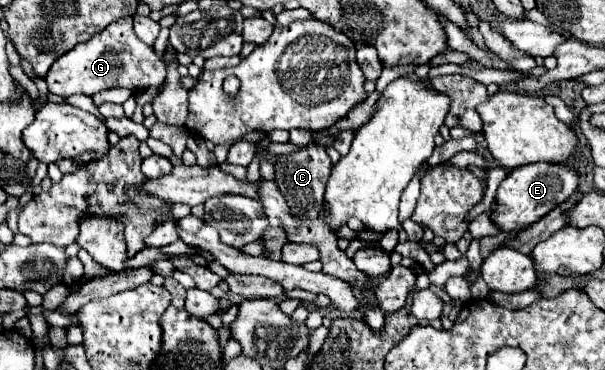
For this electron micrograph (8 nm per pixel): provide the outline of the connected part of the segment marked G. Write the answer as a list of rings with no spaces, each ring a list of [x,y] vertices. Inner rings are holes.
[[[117,20],[109,24],[99,36],[87,40],[87,44],[79,44],[79,48],[71,48],[65,52],[45,76],[51,94],[59,94],[63,98],[71,94],[93,96],[101,90],[109,88],[129,88],[129,90],[145,90],[151,86],[161,86],[165,82],[165,64],[157,58],[151,46],[143,44],[133,32],[133,20]]]

